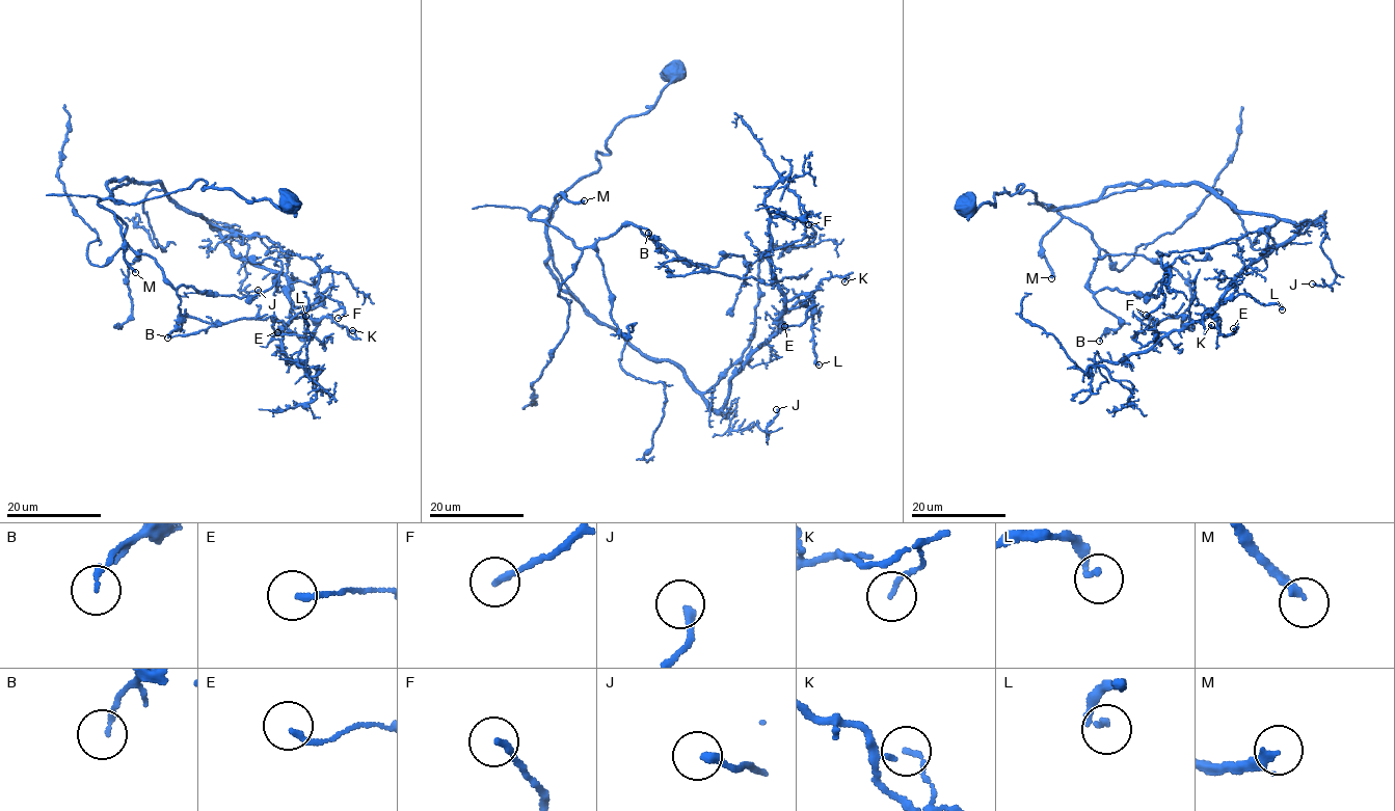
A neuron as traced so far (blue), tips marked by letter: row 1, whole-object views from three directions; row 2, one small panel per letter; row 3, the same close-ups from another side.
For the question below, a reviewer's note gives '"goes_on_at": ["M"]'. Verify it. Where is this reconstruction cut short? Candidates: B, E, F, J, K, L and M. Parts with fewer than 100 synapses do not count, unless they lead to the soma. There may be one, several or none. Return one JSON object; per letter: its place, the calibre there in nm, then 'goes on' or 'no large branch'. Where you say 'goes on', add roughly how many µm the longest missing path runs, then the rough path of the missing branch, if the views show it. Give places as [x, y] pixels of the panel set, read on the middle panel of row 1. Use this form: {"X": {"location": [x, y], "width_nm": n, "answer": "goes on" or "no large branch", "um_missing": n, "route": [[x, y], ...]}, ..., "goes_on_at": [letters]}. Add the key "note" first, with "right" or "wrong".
{"note": "right", "B": {"location": [648, 233], "width_nm": 160, "answer": "no large branch"}, "E": {"location": [784, 326], "width_nm": 160, "answer": "no large branch"}, "F": {"location": [808, 224], "width_nm": 190, "answer": "no large branch"}, "J": {"location": [776, 409], "width_nm": 240, "answer": "no large branch"}, "K": {"location": [844, 281], "width_nm": 130, "answer": "no large branch"}, "L": {"location": [819, 365], "width_nm": 150, "answer": "no large branch"}, "M": {"location": [584, 200], "width_nm": 280, "answer": "goes on", "um_missing": 80, "route": [[584, 200], [589, 203], [586, 183], [591, 172], [583, 200], [639, 192], [643, 209]]}, "goes_on_at": ["M"]}

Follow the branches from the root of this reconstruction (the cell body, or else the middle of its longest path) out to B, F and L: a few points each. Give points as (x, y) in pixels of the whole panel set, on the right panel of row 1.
B: (966, 204), (973, 212), (1022, 184), (1020, 192), (1089, 231), (1100, 253), (1089, 288), (1120, 326), (1099, 341)
F: (966, 204), (994, 205), (1020, 184), (1057, 210), (1200, 183), (1278, 219), (1162, 254), (1165, 296), (1146, 315)
L: (966, 204), (994, 205), (1020, 184), (1057, 210), (1200, 183), (1299, 227), (1221, 302), (1249, 294), (1282, 309)

